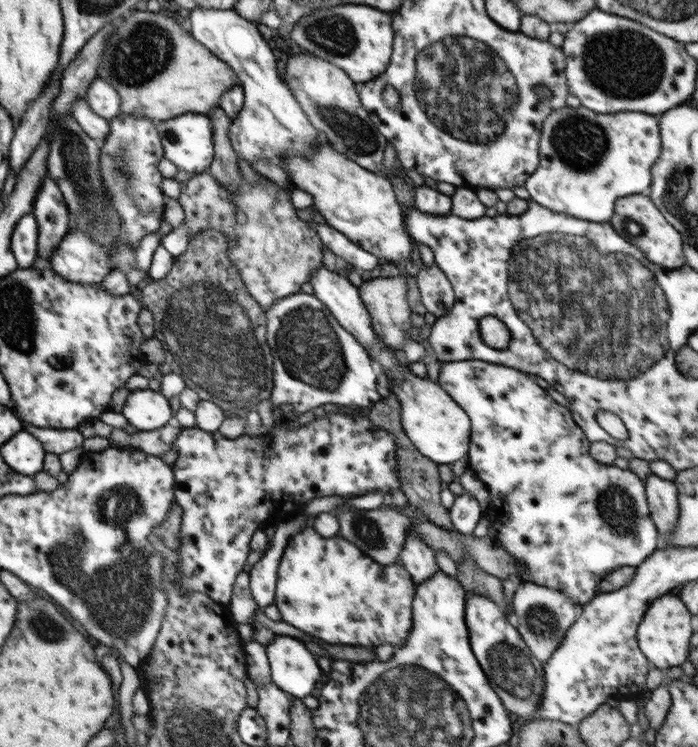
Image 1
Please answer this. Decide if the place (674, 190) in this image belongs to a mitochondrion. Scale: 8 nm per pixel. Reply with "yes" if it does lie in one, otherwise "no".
yes

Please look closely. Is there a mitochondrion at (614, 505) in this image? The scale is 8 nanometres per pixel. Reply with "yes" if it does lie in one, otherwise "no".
yes

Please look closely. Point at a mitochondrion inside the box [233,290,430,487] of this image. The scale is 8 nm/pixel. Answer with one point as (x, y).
(310, 351)

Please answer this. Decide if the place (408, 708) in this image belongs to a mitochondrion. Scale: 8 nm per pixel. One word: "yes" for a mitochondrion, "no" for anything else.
yes

